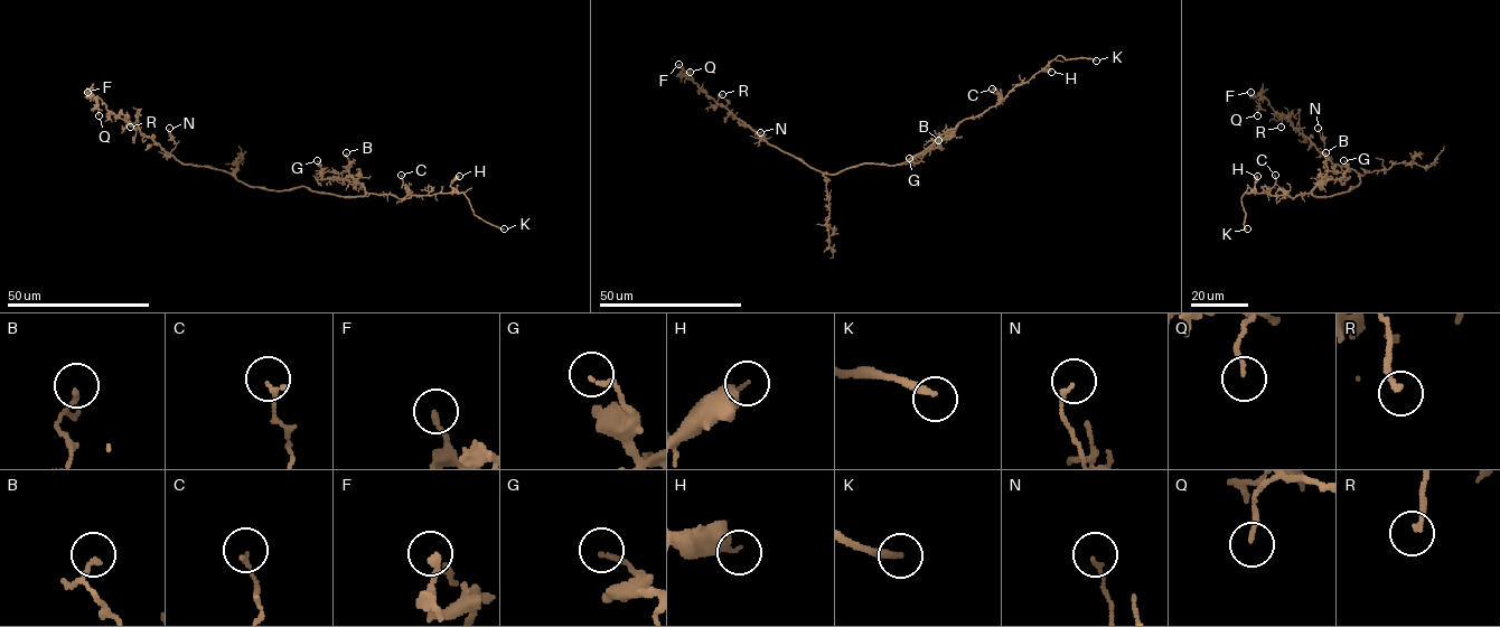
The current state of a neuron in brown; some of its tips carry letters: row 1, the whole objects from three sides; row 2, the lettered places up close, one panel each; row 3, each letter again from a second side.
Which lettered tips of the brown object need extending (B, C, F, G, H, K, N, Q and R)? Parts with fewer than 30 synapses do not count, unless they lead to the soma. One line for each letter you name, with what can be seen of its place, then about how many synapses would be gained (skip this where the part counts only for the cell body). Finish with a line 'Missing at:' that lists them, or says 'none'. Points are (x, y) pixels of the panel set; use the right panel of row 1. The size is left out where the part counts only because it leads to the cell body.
K: at (1247, 228)
Missing at: K

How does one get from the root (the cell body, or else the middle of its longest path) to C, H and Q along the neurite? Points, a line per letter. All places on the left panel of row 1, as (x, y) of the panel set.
C: (290, 190), (305, 187), (341, 196), (374, 194), (403, 198), (408, 187), (403, 184), (401, 175)
H: (290, 190), (305, 187), (341, 196), (374, 194), (404, 198), (449, 194), (452, 190), (451, 184), (459, 176)
Q: (290, 190), (249, 186), (223, 170), (179, 161), (151, 138), (112, 114), (100, 99), (96, 101), (99, 115)

